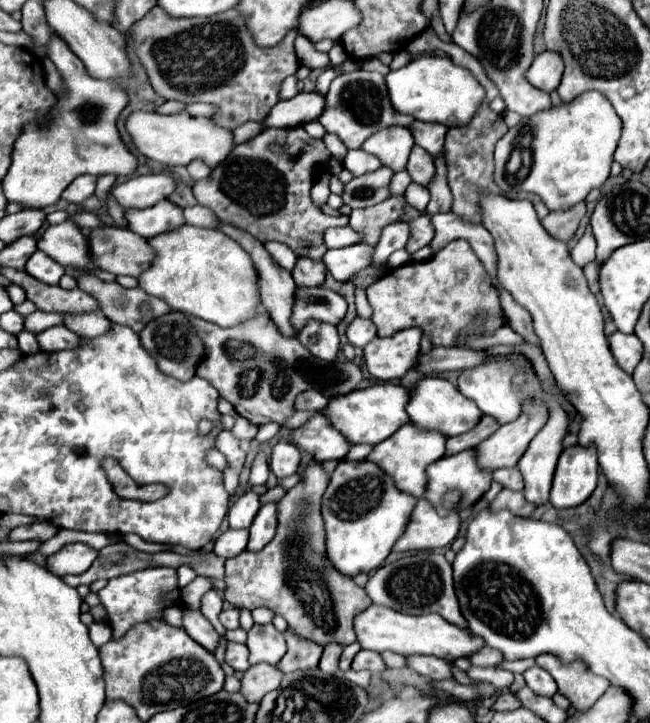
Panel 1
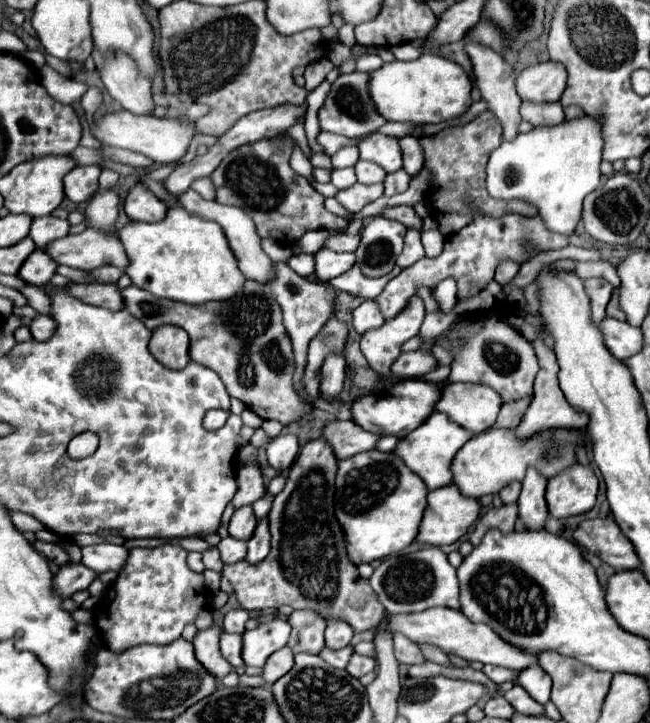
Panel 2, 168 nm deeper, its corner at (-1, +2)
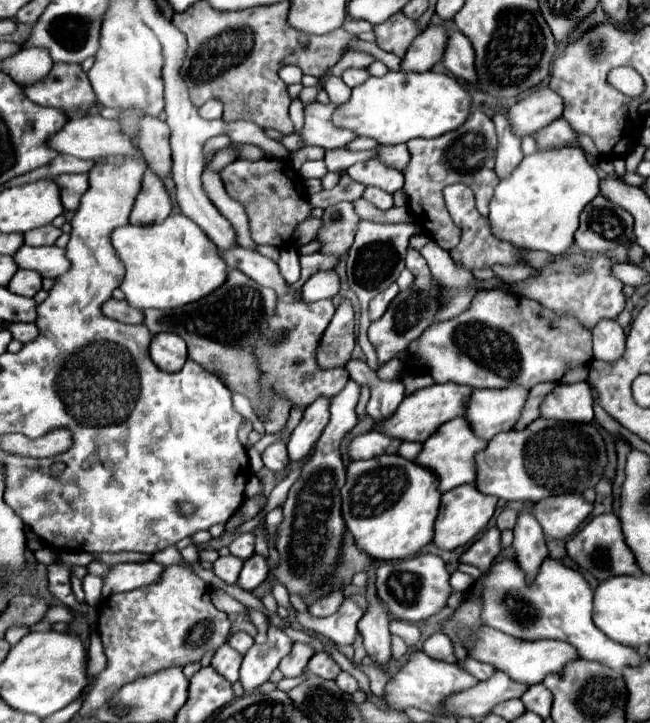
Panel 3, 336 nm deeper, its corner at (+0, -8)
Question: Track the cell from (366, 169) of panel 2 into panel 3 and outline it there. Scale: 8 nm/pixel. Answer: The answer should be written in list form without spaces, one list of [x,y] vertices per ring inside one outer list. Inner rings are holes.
[[[368,186],[366,188],[366,192],[364,192],[364,198],[368,200],[368,202],[372,202],[376,208],[380,208],[380,210],[390,210],[394,204],[392,204],[392,196],[388,194],[388,192],[384,192],[384,190],[380,190],[380,188],[372,188],[372,186]]]

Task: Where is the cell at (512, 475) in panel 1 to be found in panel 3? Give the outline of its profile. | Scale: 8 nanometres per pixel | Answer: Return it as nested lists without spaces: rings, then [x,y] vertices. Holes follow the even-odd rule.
[[[504,508],[504,512],[496,518],[496,528],[502,532],[502,530],[514,530],[516,526],[516,512],[510,510],[510,508]]]

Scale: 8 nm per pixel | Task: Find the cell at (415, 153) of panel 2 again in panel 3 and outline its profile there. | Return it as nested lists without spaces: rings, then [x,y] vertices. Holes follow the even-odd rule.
[[[396,144],[396,146],[380,146],[376,152],[376,158],[386,166],[392,166],[396,170],[404,170],[410,160],[410,154],[408,154],[406,144]]]

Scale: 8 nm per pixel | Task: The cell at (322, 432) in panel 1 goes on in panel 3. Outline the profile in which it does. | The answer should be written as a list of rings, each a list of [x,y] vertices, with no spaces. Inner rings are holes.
[[[372,430],[352,440],[350,456],[352,460],[360,460],[360,458],[374,458],[380,454],[395,454],[401,443],[401,440],[390,438],[378,430]]]

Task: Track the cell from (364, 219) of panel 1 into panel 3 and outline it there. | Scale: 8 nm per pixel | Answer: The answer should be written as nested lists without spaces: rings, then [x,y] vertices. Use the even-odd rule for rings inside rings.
[[[314,252],[314,254],[310,254],[310,256],[300,256],[302,274],[300,274],[300,280],[298,280],[298,282],[290,284],[290,290],[292,290],[292,292],[300,292],[302,284],[304,284],[312,274],[320,272],[322,268],[324,268],[324,270],[330,270],[332,266],[336,266],[336,262],[338,262],[338,260],[336,260],[334,256],[326,256],[326,254],[318,254],[318,252]]]

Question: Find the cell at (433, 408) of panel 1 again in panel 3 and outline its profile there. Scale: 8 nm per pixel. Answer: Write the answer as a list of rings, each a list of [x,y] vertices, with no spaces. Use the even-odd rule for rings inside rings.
[[[510,386],[510,388],[492,388],[492,390],[474,390],[466,418],[472,422],[472,428],[482,438],[492,438],[494,434],[508,432],[520,420],[524,402],[528,400],[528,388]]]

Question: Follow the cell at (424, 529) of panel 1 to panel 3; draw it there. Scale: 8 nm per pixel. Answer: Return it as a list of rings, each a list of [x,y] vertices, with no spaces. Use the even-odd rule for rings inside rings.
[[[474,482],[444,492],[442,494],[442,506],[440,506],[440,512],[436,518],[434,544],[442,550],[454,550],[454,548],[470,542],[478,532],[482,532],[486,528],[488,520],[492,518],[492,514],[496,510],[496,502],[498,502],[496,496],[482,494]]]

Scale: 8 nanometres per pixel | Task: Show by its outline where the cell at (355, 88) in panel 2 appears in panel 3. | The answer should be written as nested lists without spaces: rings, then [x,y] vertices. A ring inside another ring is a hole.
[[[312,102],[304,108],[304,128],[300,132],[304,146],[320,146],[324,150],[342,148],[356,138],[350,130],[340,130],[332,124],[334,104]]]

